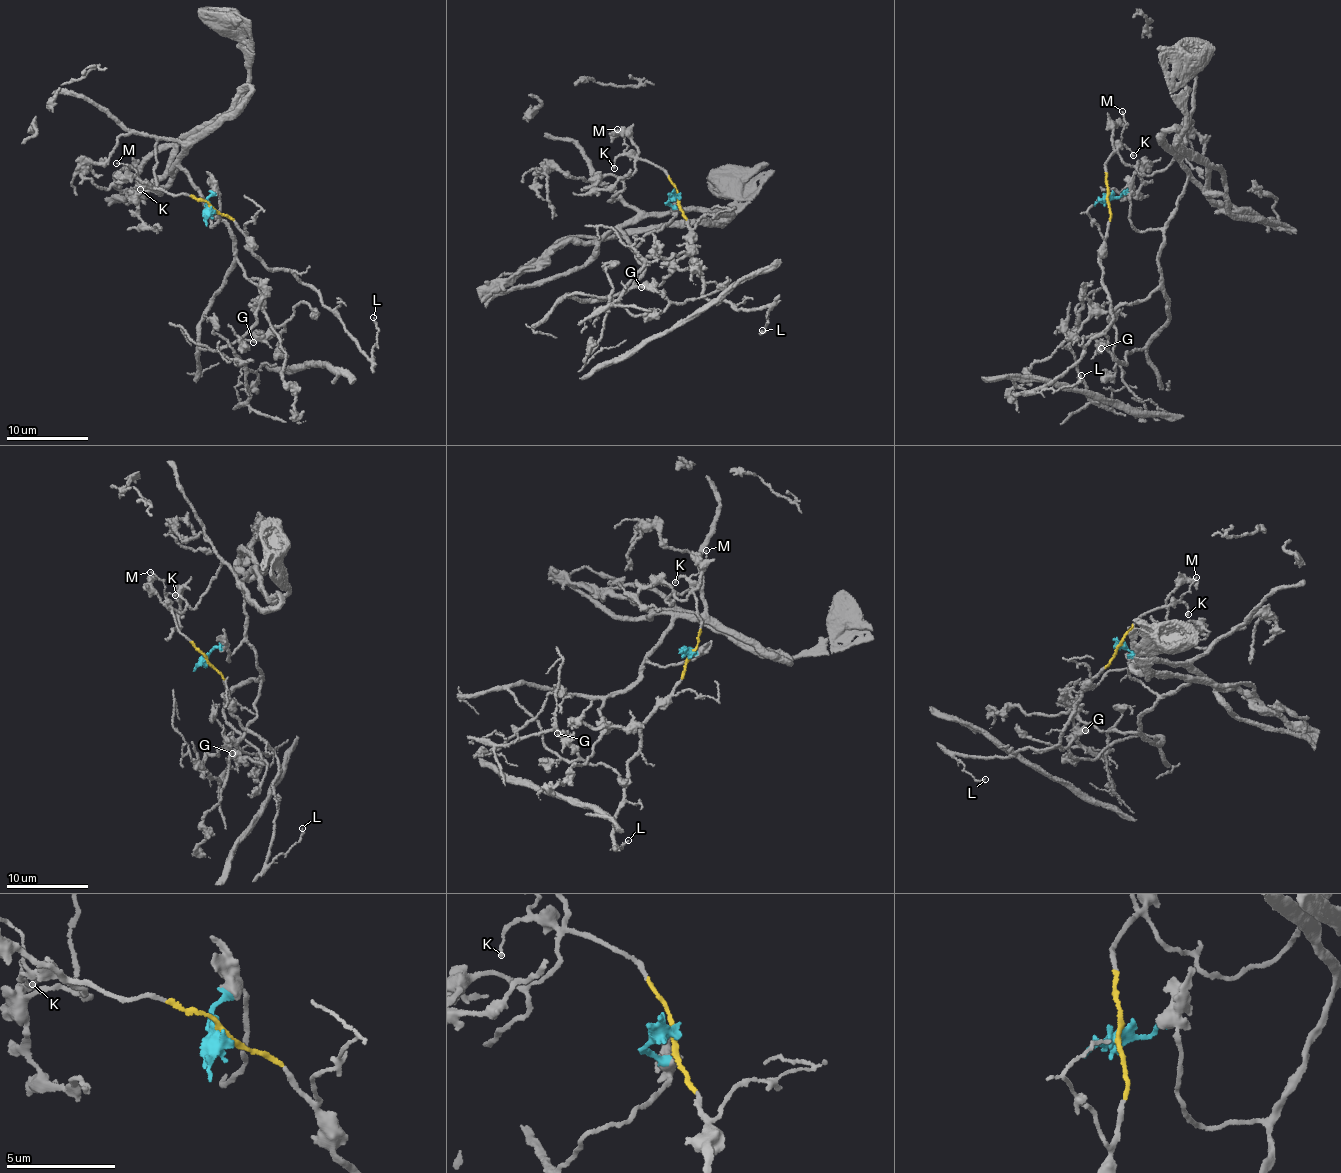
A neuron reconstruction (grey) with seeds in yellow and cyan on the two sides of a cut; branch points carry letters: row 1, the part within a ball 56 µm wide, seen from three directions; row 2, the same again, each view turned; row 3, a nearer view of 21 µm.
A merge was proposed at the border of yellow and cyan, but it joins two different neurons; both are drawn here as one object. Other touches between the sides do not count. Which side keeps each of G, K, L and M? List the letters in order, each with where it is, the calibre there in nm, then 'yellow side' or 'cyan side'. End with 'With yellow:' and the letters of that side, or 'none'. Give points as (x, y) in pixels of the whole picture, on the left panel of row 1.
G: at (253, 342); 440 nm thick; cyan side
K: at (140, 189); 130 nm thick; yellow side
L: at (373, 317); 160 nm thick; yellow side
M: at (116, 163); 100 nm thick; yellow side
With yellow: K, L, M

